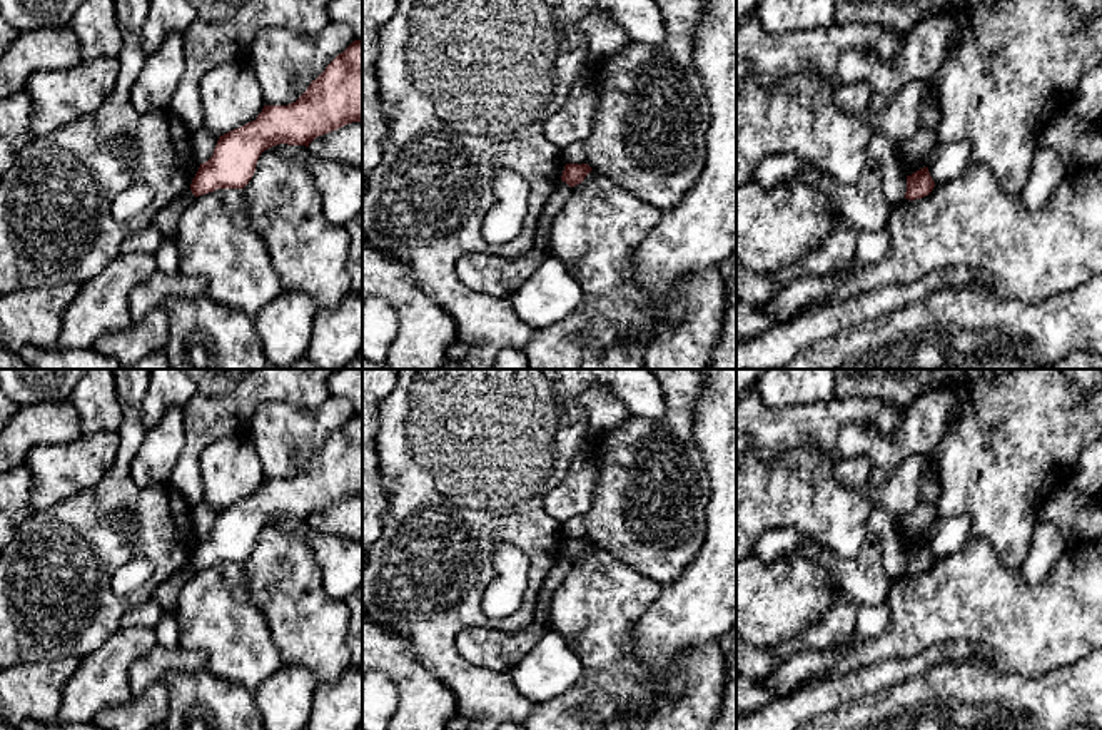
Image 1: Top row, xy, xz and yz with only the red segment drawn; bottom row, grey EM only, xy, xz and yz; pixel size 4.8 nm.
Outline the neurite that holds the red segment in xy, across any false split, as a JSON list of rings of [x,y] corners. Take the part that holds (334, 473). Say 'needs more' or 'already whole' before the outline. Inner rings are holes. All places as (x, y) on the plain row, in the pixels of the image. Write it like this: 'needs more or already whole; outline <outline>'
already whole; outline [[[354,414],[307,464],[289,479],[264,479],[255,494],[219,511],[212,531],[200,538],[192,553],[195,571],[217,563],[244,563],[255,546],[260,528],[274,520],[306,520],[347,498],[362,496],[362,416]]]

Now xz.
already whole; outline [[[566,538],[561,555],[566,556],[569,561],[574,561],[581,558],[591,545],[593,543],[588,538]]]

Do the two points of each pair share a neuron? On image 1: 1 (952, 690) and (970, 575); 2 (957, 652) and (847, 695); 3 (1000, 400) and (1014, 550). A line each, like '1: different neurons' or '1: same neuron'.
1: different neurons
2: same neuron
3: same neuron

